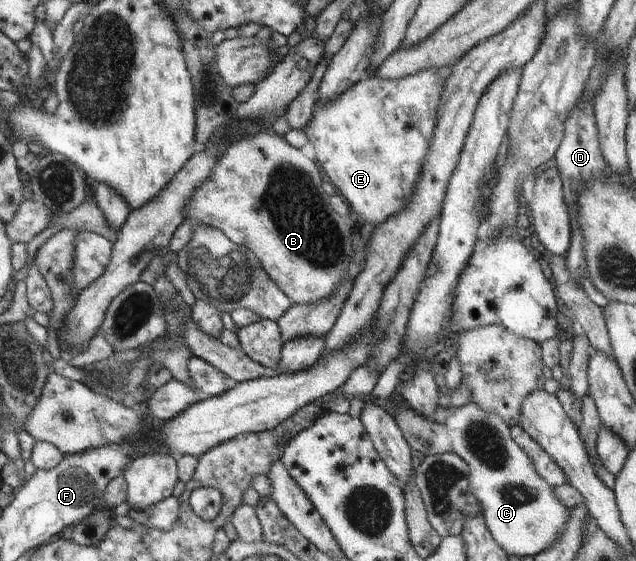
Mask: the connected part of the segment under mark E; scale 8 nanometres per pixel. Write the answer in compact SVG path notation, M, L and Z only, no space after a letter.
M441 69L422 70L419 74L404 76L402 79L391 80L382 79L373 76L364 76L359 79L353 86L350 86L342 95L336 96L330 103L317 100L313 109L313 114L308 125L304 128L308 142L313 144L316 152L316 160L322 165L327 176L331 179L335 190L343 196L343 198L351 204L351 208L357 212L357 221L365 228L373 228L373 226L381 224L384 220L391 218L400 210L403 210L410 201L413 185L416 183L417 177L420 175L422 164L424 163L426 154L429 150L430 140L433 136L433 130L436 127L437 107L440 103L441 95L444 92L444 80L447 79L441 74Z

